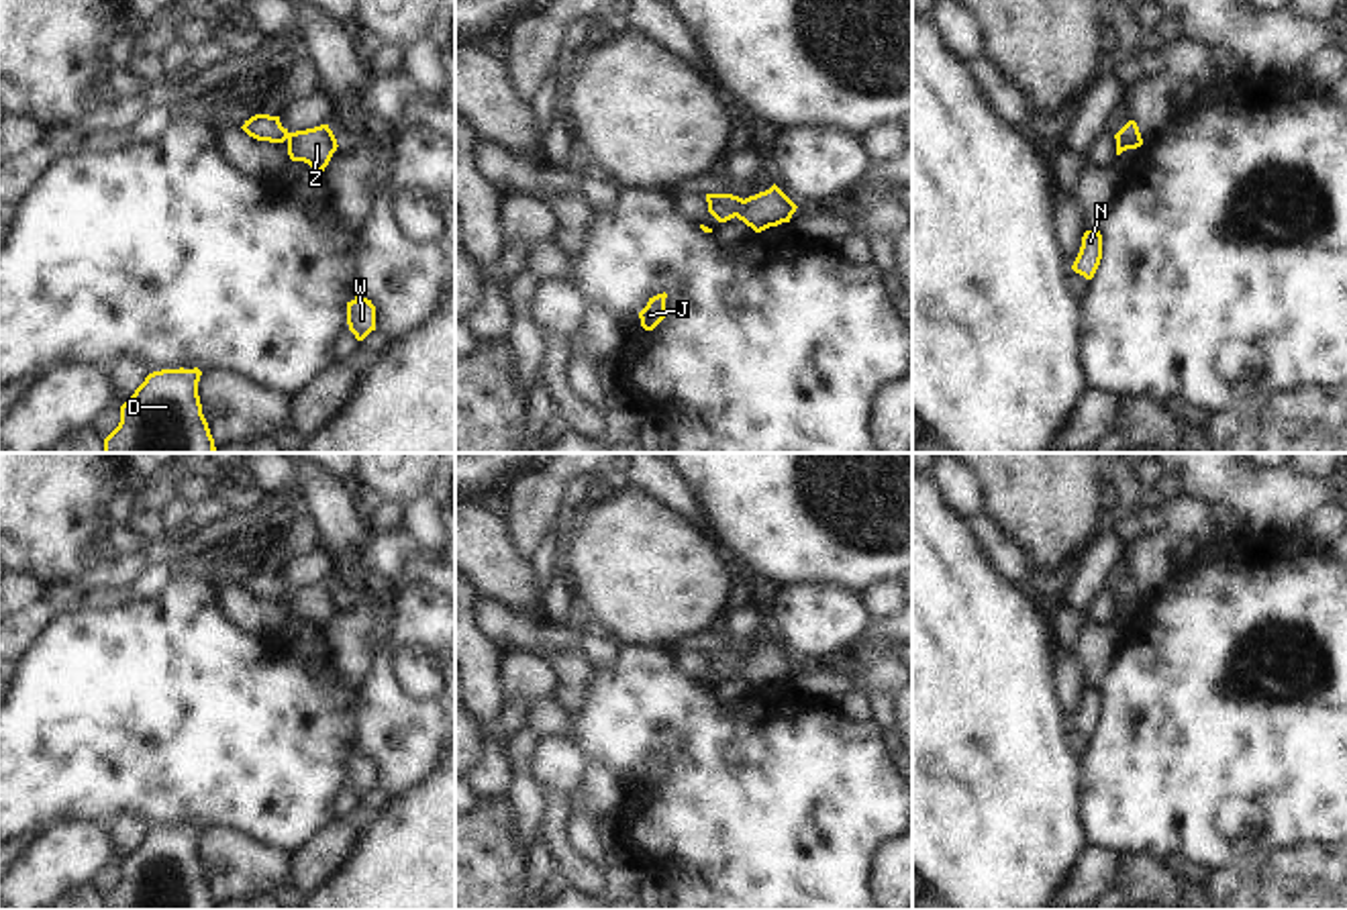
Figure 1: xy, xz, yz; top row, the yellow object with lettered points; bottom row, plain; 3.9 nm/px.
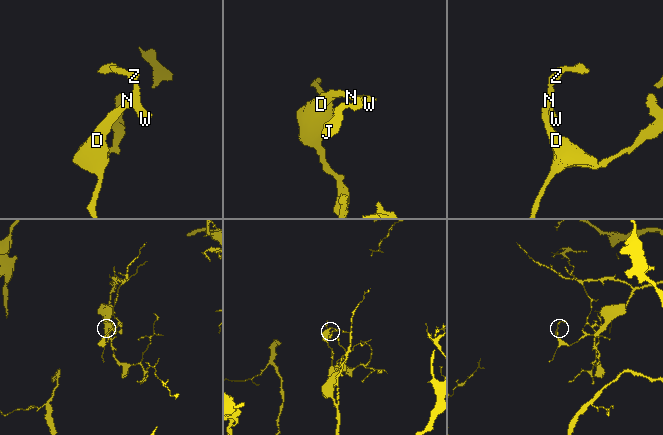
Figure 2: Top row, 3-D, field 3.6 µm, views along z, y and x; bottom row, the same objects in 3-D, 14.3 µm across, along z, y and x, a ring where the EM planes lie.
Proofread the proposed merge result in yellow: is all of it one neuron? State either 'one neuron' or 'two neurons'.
one neuron

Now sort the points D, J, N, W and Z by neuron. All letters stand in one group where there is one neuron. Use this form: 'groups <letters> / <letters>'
groups D J N W Z

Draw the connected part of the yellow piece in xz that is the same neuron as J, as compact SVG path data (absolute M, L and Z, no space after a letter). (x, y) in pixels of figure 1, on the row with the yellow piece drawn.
M665 292L649 298L647 306L639 312L645 331L653 331L665 318L665 298Z

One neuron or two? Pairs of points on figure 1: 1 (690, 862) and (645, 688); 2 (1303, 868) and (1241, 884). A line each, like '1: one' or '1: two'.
1: one
2: one

